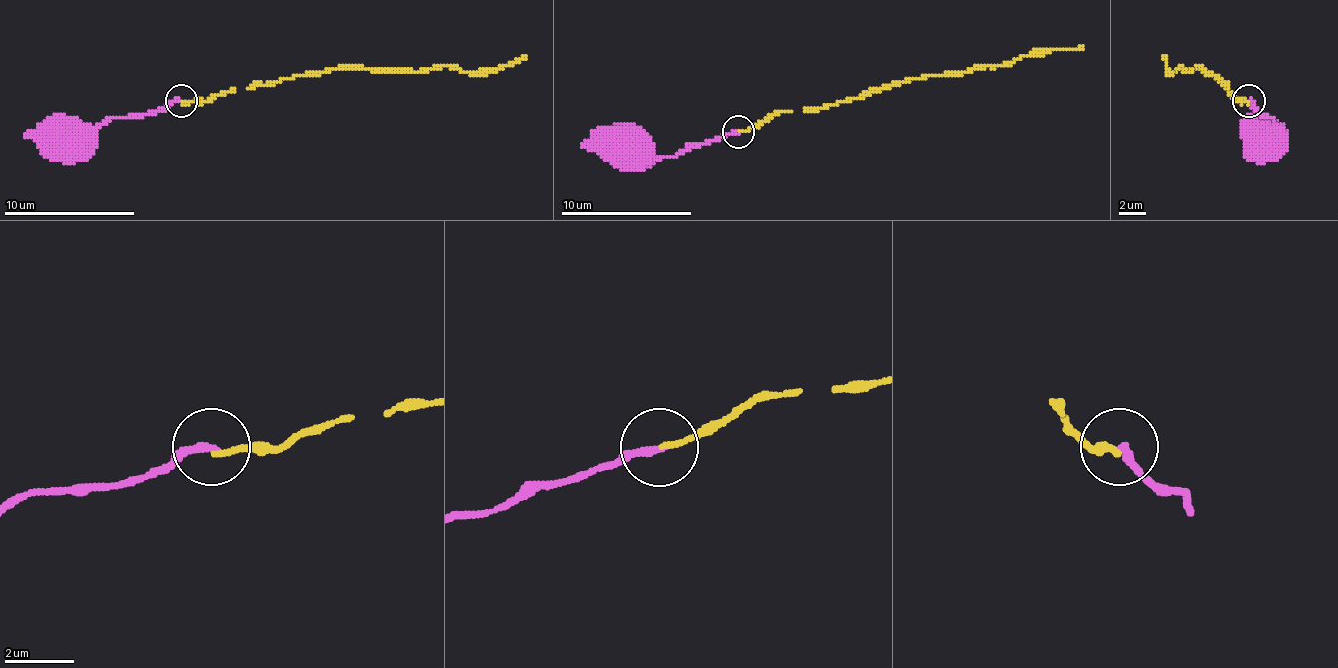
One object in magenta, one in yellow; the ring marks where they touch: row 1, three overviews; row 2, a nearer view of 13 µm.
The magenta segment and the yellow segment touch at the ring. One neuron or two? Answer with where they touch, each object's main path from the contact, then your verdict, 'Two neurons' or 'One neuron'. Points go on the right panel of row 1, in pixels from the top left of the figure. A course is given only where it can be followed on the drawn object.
Place: (1248, 100). Course of magenta: (1248, 101), (1261, 114), (1274, 117), (1274, 127), (1267, 124), (1267, 134). Course of yellow: (1248, 101), (1238, 101), (1205, 68), (1192, 72), (1182, 65), (1176, 72), (1169, 72), (1163, 55). Two neurons

